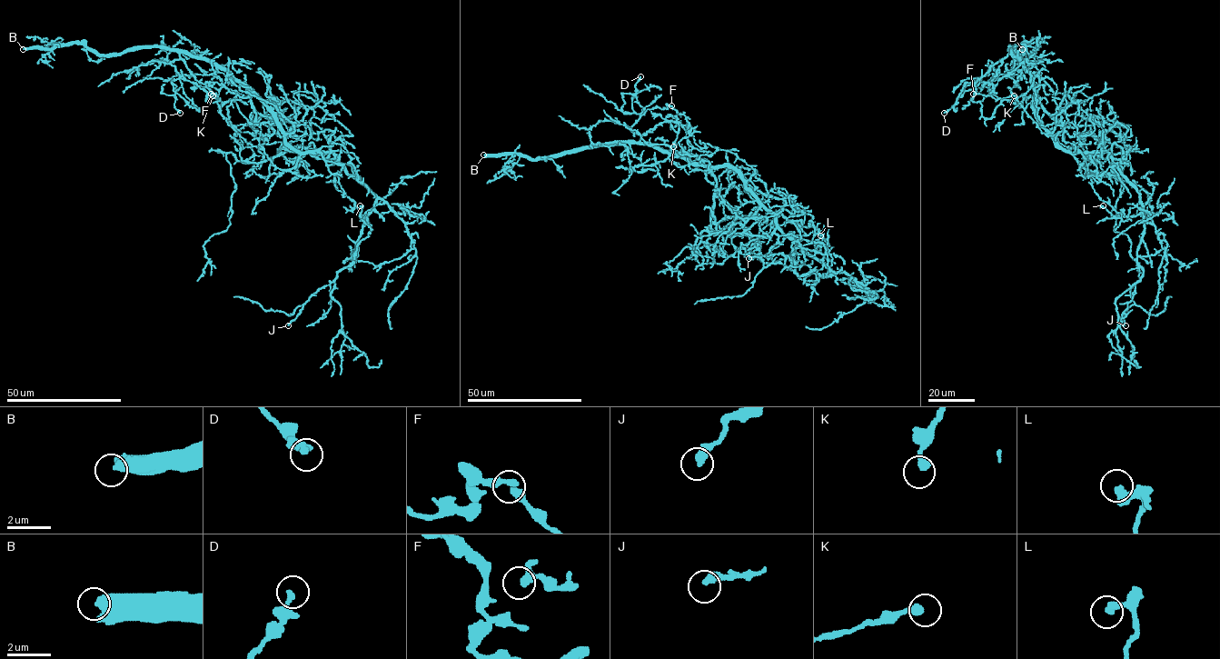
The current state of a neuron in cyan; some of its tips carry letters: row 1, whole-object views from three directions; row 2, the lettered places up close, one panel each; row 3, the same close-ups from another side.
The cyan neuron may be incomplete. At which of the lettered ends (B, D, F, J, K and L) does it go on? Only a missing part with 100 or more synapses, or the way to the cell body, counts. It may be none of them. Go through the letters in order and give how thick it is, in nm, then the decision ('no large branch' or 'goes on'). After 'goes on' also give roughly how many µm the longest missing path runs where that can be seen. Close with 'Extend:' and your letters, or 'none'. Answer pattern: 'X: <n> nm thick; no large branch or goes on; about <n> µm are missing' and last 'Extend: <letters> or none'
B: 550 nm thick; goes on; about 180 µm are missing
D: 240 nm thick; no large branch
F: 220 nm thick; no large branch
J: 320 nm thick; no large branch
K: 320 nm thick; no large branch
L: 380 nm thick; no large branch
Extend: B

